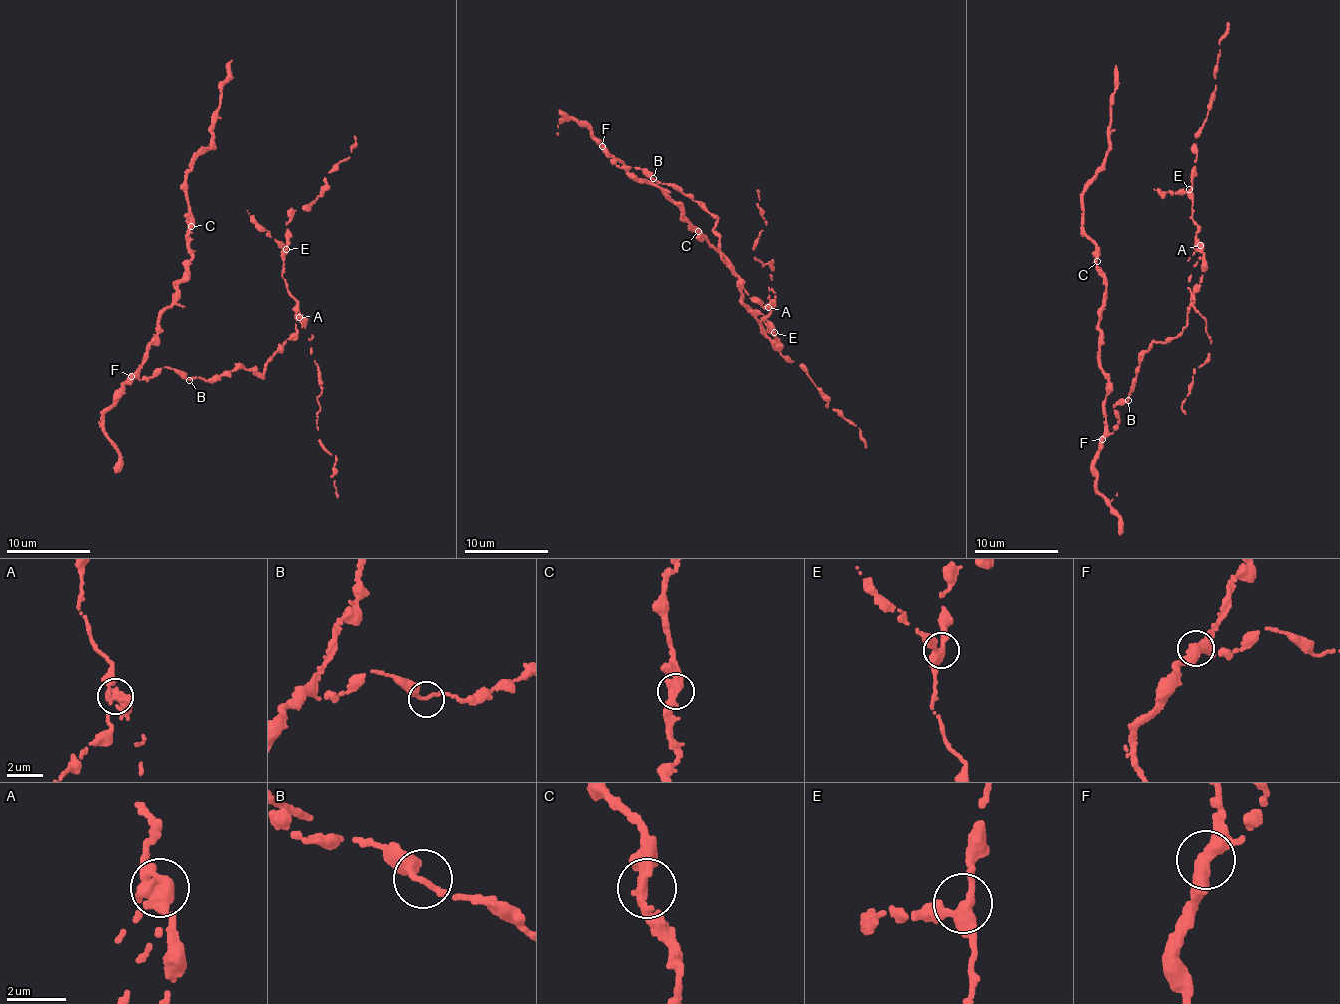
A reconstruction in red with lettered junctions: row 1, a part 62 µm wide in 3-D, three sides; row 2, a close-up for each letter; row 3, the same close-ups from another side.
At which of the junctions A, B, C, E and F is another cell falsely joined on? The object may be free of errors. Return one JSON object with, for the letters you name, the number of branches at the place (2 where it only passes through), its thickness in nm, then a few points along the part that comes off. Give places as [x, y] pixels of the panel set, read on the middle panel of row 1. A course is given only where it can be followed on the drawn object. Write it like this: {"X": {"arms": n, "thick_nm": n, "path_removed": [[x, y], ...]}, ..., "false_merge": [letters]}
{"A": {"arms": 3, "thick_nm": 380, "path_removed": [[768, 307], [776, 297], [774, 270], [770, 262], [763, 266], [752, 248], [766, 225], [758, 192]]}, "false_merge": ["A"]}

